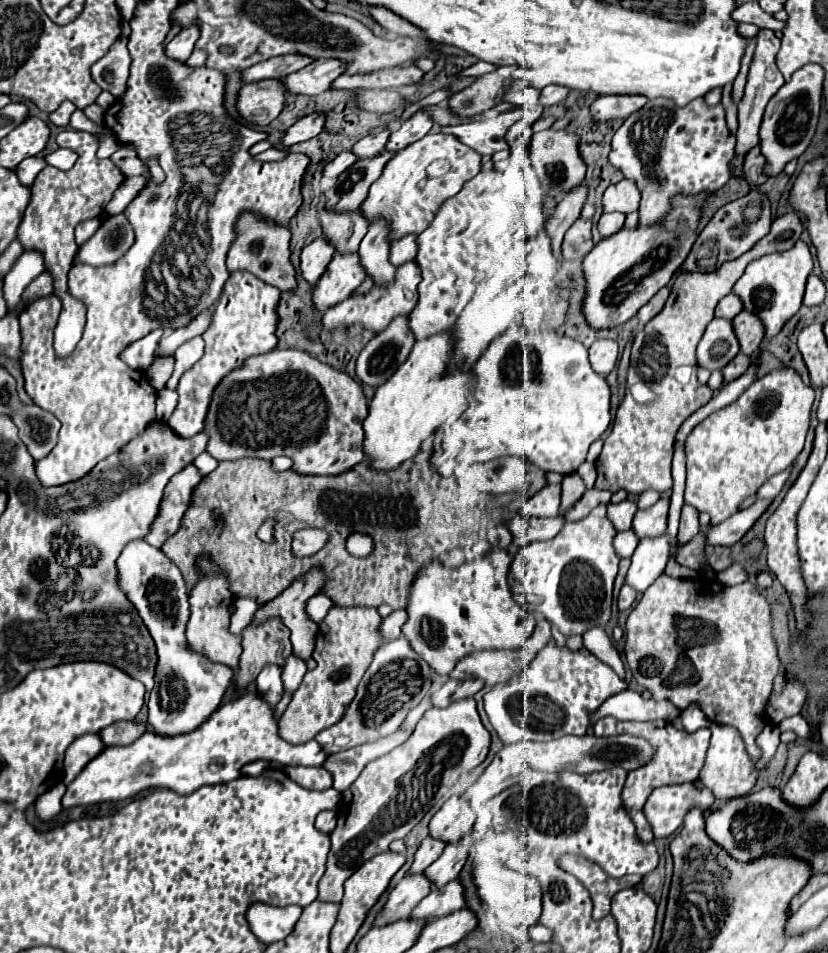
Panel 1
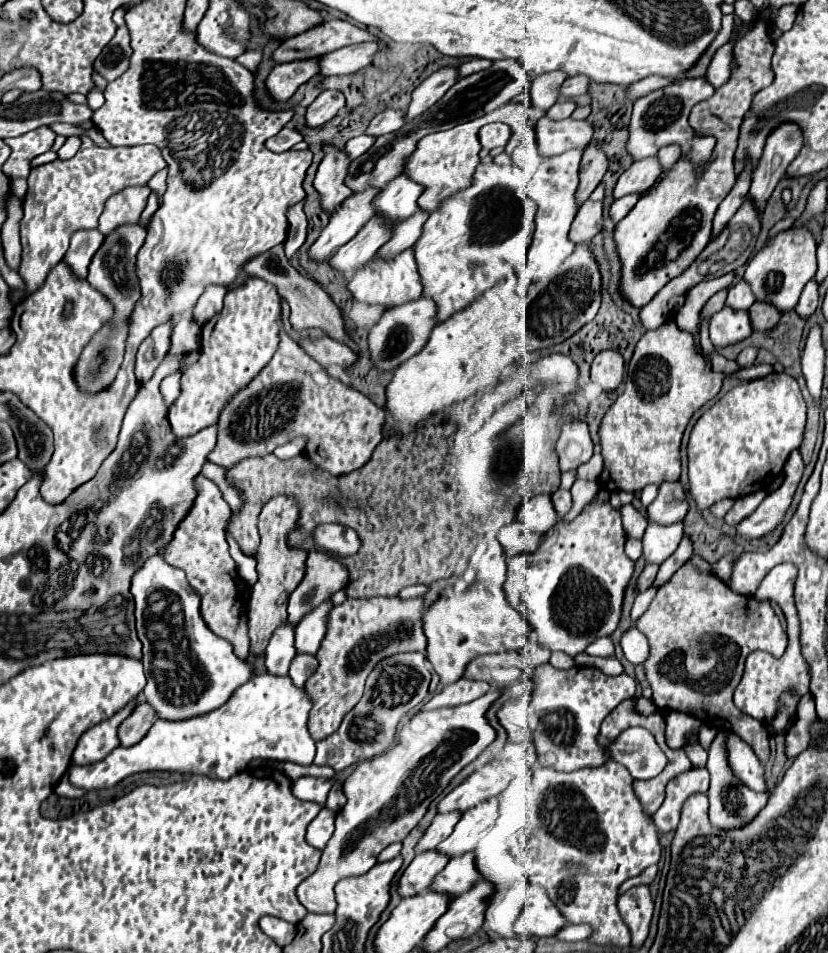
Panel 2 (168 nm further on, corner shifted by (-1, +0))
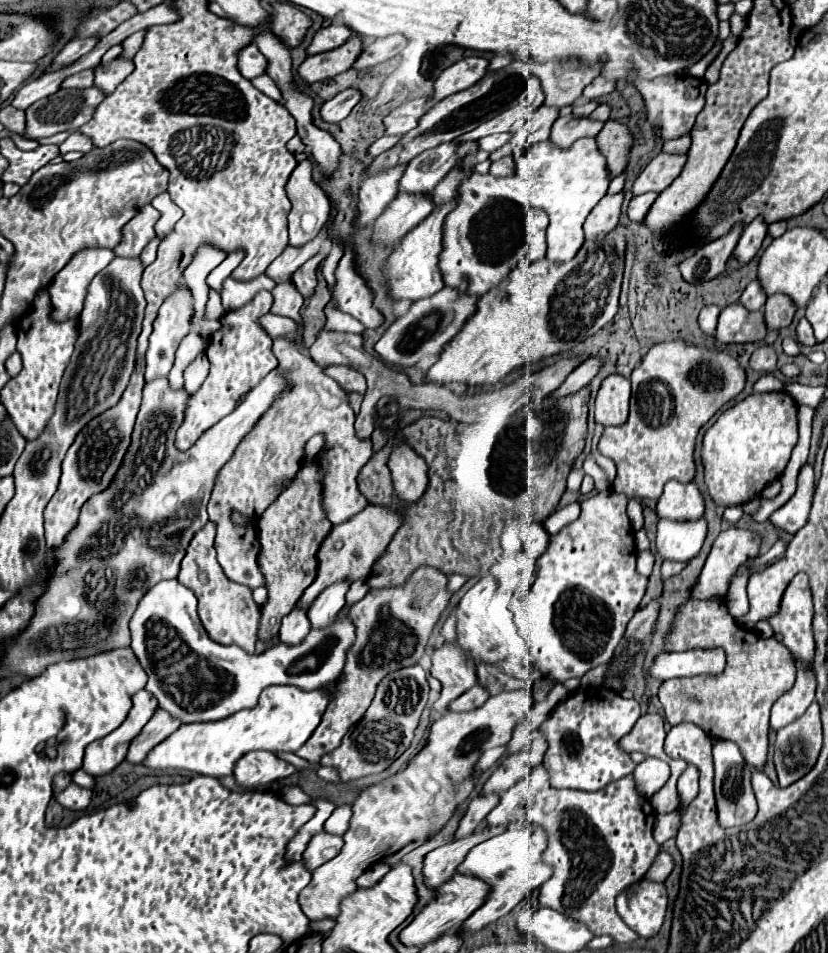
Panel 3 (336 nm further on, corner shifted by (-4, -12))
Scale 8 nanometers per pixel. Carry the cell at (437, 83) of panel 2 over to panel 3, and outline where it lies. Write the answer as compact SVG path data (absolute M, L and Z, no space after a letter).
M472 55L472 57L460 59L452 67L444 69L442 75L436 79L430 105L434 105L436 101L440 101L452 93L468 89L470 85L480 81L486 75L486 71L488 71L488 59L484 59L484 57Z

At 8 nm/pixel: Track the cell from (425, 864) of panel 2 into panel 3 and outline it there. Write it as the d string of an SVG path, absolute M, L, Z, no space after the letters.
M480 827L470 837L456 839L452 843L446 843L434 851L430 851L424 859L424 879L426 885L438 889L442 883L446 883L458 869L458 865L466 859L466 853L476 847L478 843L500 835L506 827Z

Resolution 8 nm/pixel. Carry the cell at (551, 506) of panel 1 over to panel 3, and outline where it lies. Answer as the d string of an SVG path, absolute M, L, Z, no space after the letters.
M530 523L530 525L522 527L520 539L524 543L524 551L536 559L536 557L540 557L542 551L546 551L550 535L546 533L546 529L540 523Z

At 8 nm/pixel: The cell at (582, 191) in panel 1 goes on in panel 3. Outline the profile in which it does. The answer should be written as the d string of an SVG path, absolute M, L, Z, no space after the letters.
M610 119L610 121L606 121L604 129L598 133L596 141L598 141L600 153L606 155L606 159L608 159L608 169L610 169L612 177L620 175L626 169L630 145L632 145L630 129L622 123Z

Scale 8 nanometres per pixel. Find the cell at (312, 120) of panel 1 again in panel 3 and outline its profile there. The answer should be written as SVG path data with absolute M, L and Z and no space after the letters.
M344 89L342 93L338 93L334 99L326 101L322 105L322 119L328 121L328 123L338 123L342 121L344 117L348 117L348 113L352 111L352 107L356 103L360 103L362 99L362 93L358 89Z

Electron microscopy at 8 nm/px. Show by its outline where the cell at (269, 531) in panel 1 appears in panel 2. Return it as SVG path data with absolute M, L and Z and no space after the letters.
M273 497L263 505L263 511L259 515L259 525L257 525L261 535L261 545L257 551L259 581L251 587L251 597L247 605L249 639L251 639L249 651L255 657L261 657L265 653L265 647L271 635L275 633L275 629L287 623L287 599L305 575L307 551L287 547L287 533L295 527L297 517L299 517L299 507L297 507L297 501L291 497Z

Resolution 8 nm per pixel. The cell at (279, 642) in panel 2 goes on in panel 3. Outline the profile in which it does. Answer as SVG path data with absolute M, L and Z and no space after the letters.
M294 607L284 619L280 627L280 641L288 645L298 645L310 631L310 621L308 621L308 611Z

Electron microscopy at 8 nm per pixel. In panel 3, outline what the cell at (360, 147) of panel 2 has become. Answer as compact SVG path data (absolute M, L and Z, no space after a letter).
M384 135L384 137L380 137L376 143L372 143L372 147L370 147L370 155L372 155L372 157L378 157L380 153L392 149L398 141L400 141L400 137L388 137L388 135Z

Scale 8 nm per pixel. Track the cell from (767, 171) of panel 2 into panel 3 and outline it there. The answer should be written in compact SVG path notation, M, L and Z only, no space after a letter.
M762 217L754 219L750 225L744 227L742 231L742 237L734 249L734 257L740 265L746 265L750 263L750 259L756 255L756 251L760 249L762 241L766 237L766 223L762 221Z

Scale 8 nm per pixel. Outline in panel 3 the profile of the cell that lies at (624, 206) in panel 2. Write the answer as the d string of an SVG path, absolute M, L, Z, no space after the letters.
M644 193L644 195L636 195L632 197L630 205L628 205L628 217L632 221L642 221L646 217L646 213L652 207L652 201L658 197L658 193Z

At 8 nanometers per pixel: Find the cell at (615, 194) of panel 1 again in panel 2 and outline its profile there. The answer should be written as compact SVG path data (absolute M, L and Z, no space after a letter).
M647 157L641 161L635 161L617 181L615 189L613 189L613 199L621 199L625 195L631 193L643 193L647 191L657 175L661 173L661 165L657 161L657 157Z

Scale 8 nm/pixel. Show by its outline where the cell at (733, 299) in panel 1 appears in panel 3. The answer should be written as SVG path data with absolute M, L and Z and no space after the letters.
M756 279L756 281L752 281L752 283L744 289L744 293L742 293L742 297L740 297L740 303L742 303L746 309L750 309L750 311L758 311L758 309L766 303L766 299L768 299L768 295L764 293L764 289L760 287L760 283L758 283L758 279Z

